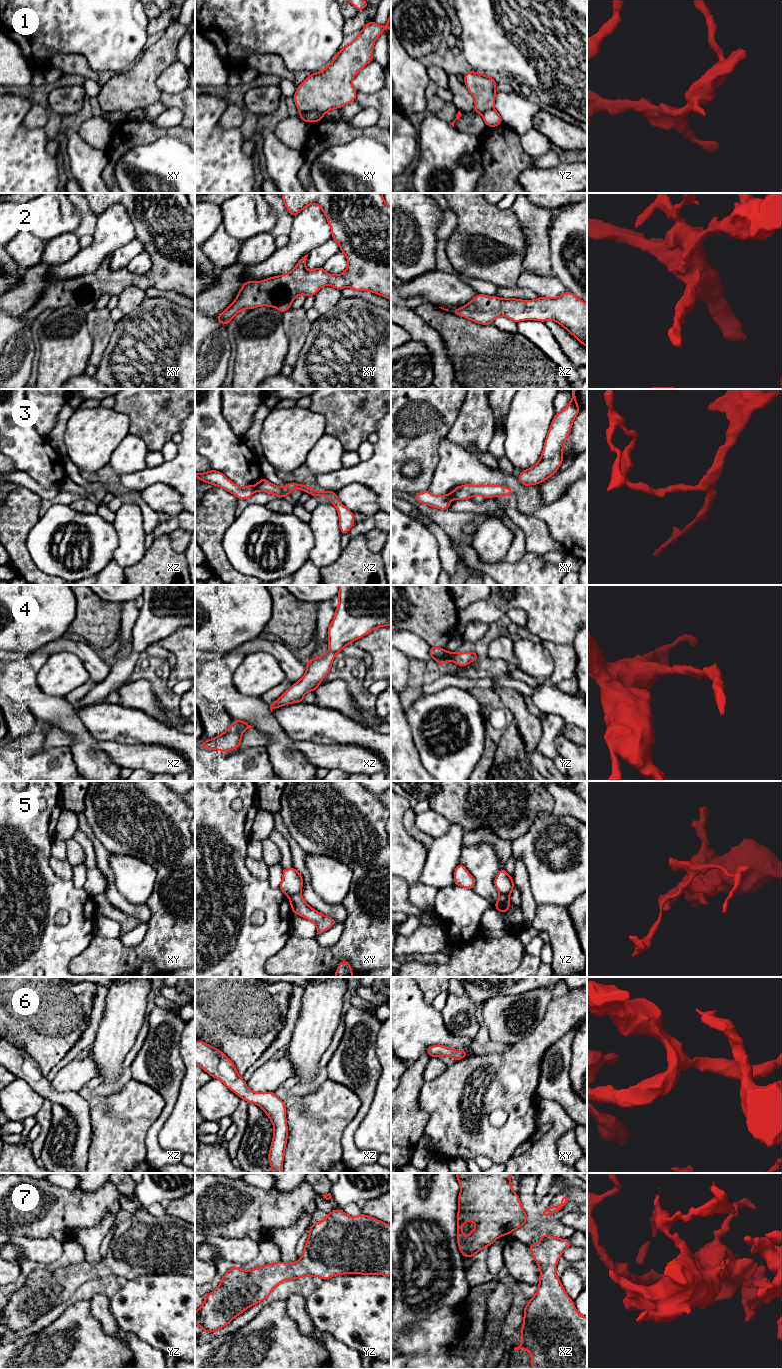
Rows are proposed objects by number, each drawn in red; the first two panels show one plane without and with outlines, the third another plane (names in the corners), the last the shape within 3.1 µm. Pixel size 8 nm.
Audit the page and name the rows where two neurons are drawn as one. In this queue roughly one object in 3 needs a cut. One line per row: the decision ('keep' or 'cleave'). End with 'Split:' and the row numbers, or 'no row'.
1: cleave
2: keep
3: cleave
4: keep
5: cleave
6: keep
7: keep
Split: 1, 3, 5

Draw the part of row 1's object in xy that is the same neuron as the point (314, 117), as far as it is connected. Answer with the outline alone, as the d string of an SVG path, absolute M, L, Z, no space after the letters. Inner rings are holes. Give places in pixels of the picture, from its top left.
M304 112L299 115L299 118L305 122L317 123L318 121L323 119L323 116L323 114L320 114L318 112Z

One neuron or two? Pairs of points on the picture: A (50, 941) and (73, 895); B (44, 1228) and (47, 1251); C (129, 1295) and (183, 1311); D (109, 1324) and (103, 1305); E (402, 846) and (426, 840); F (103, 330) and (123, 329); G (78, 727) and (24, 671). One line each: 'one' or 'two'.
A: one
B: two
C: one
D: one
E: two
F: two
G: one

